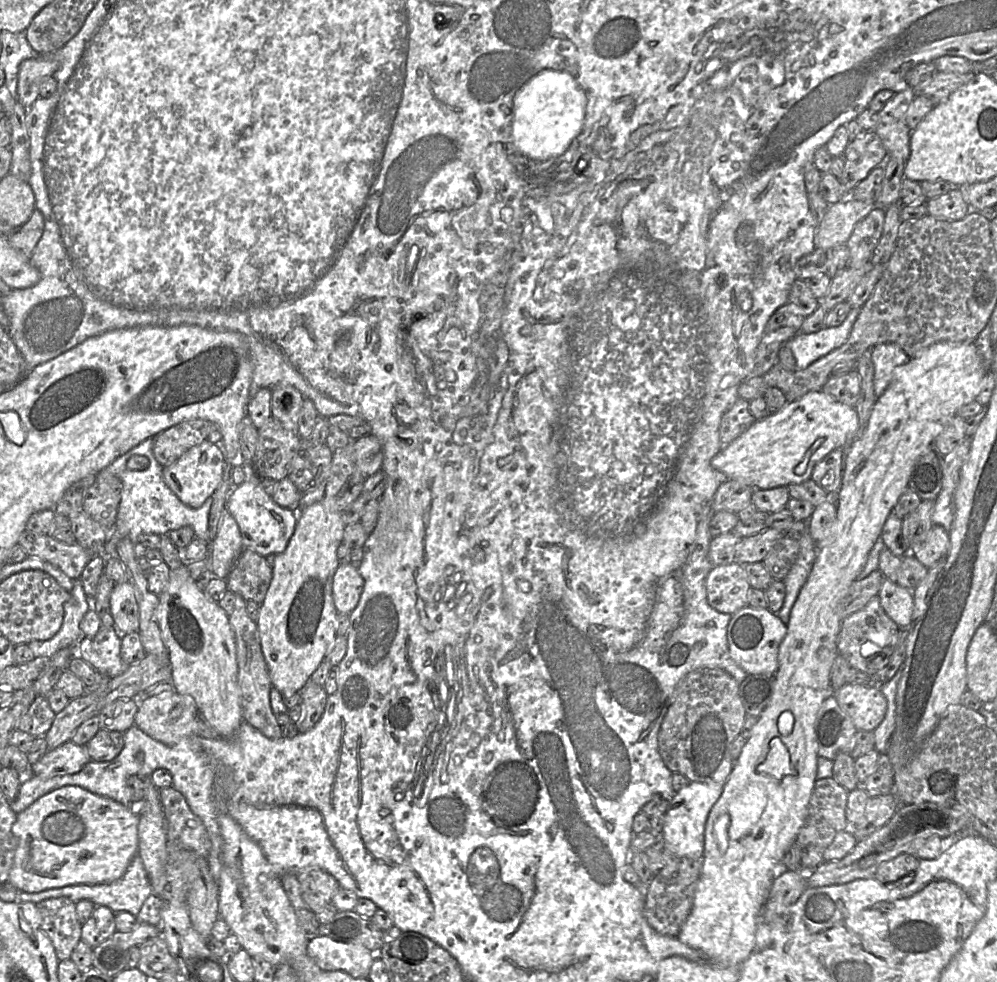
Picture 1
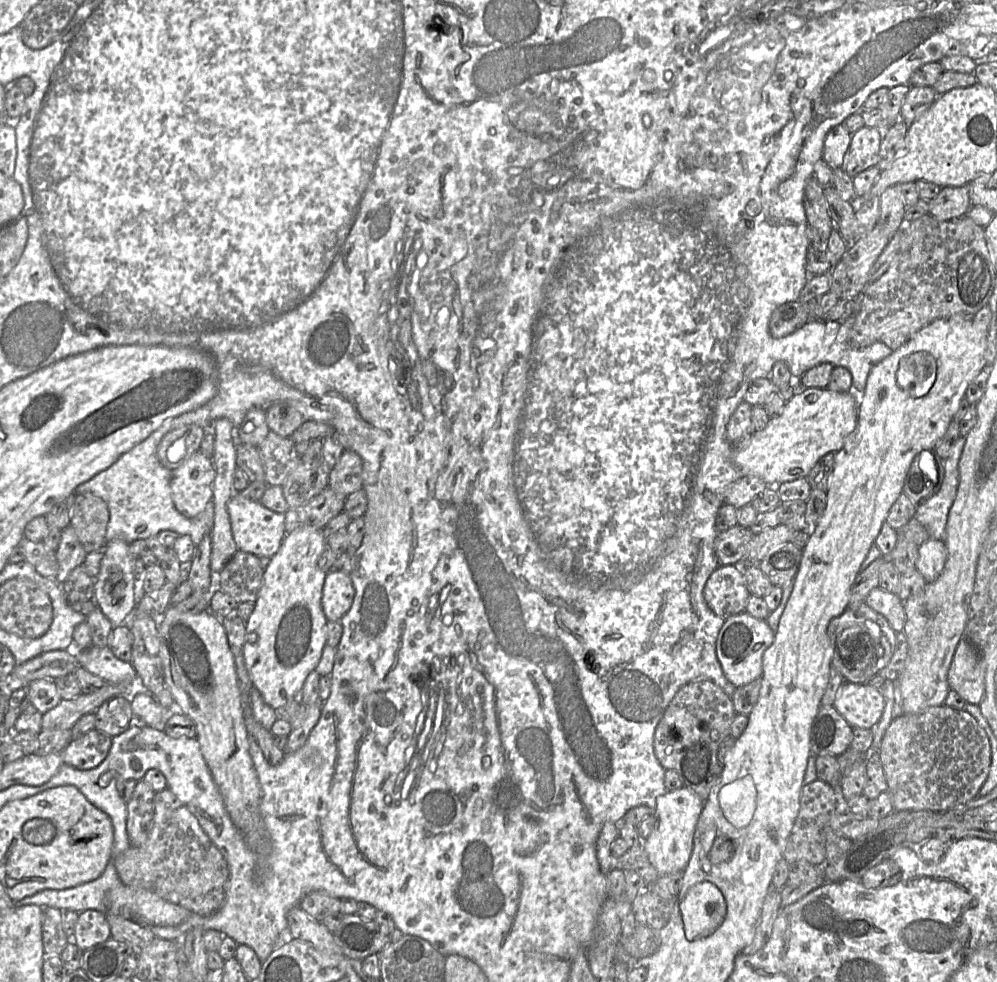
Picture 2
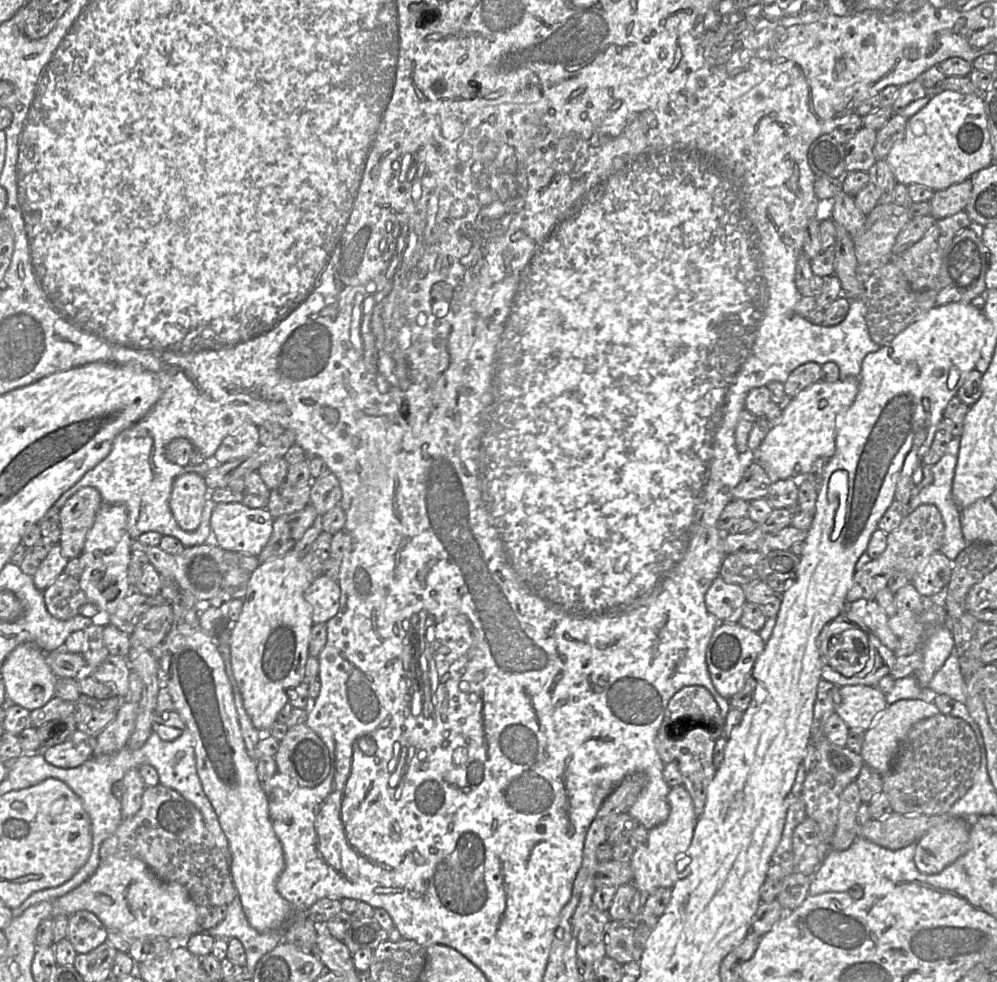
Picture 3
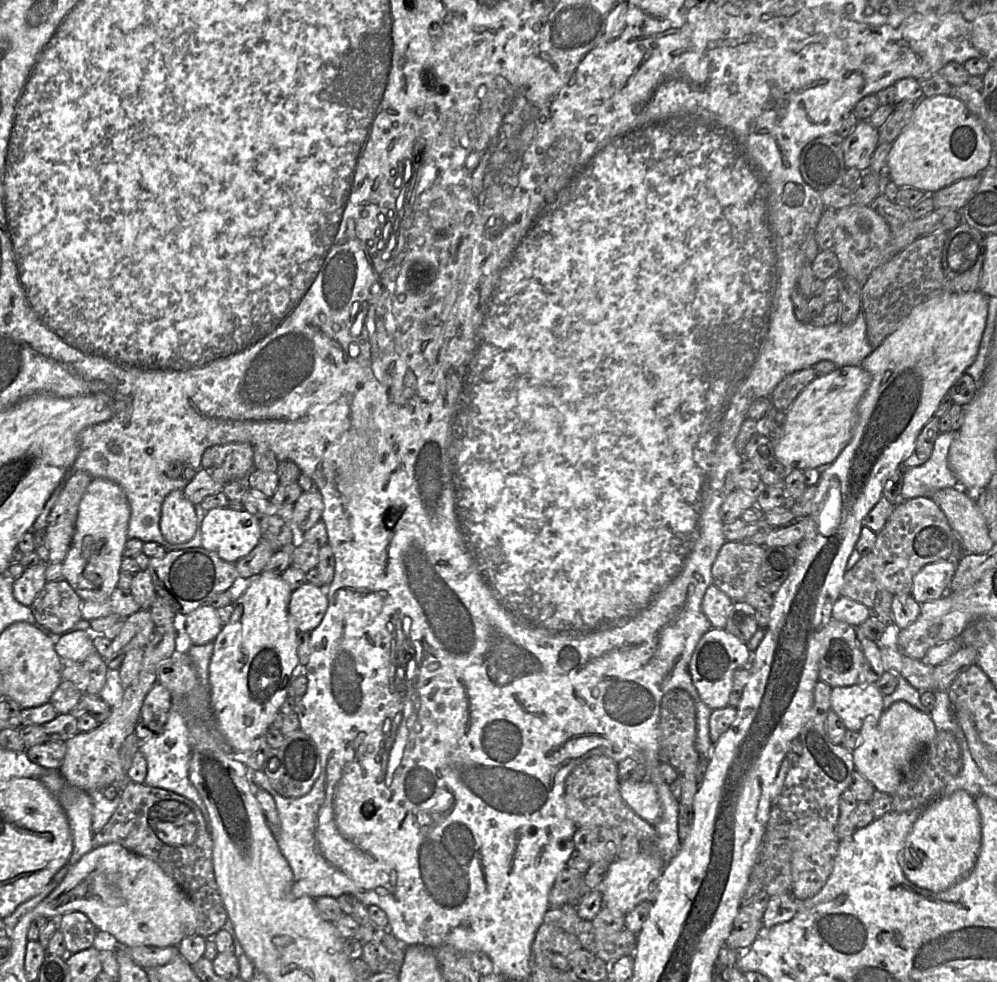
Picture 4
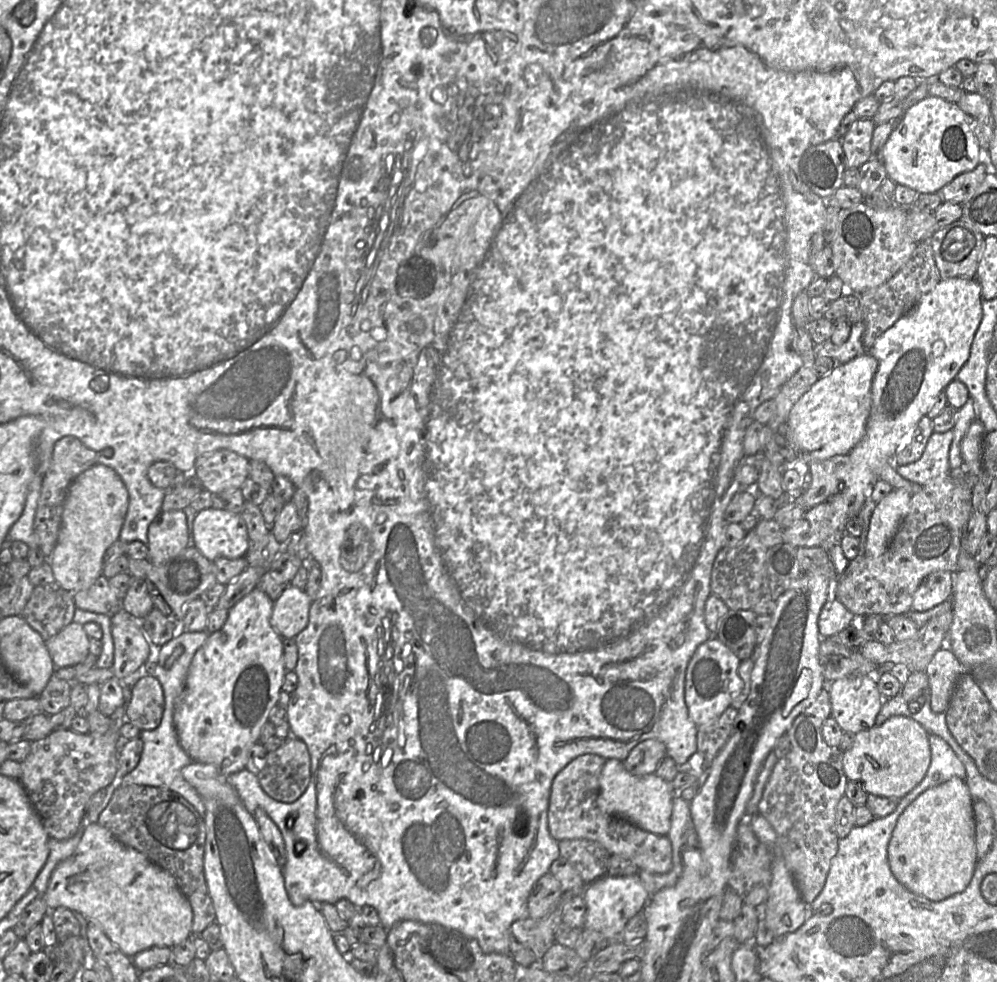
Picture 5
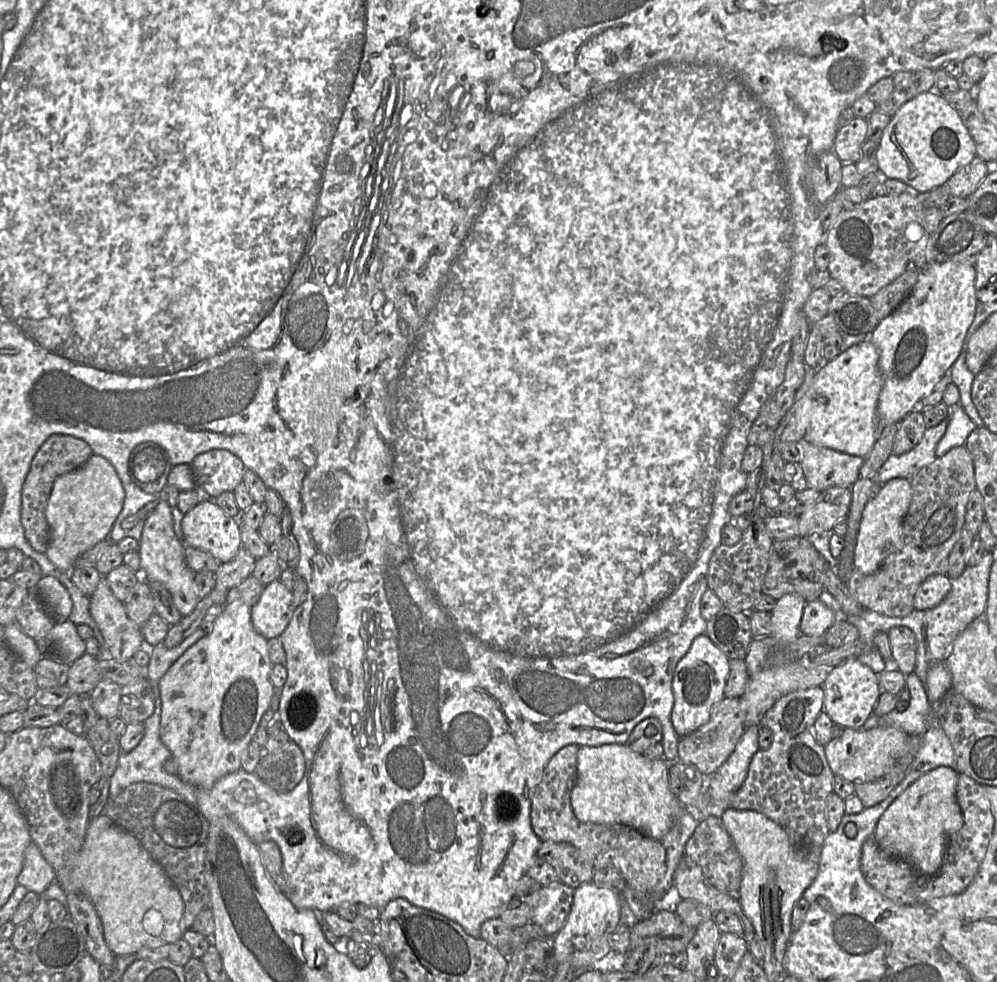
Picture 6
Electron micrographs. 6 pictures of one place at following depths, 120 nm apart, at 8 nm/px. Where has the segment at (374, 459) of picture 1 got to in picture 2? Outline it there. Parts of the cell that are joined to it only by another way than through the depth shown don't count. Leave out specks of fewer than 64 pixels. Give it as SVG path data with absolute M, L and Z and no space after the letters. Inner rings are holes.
M344 450L339 461L330 471L328 487L345 496L362 489L363 464L357 453Z

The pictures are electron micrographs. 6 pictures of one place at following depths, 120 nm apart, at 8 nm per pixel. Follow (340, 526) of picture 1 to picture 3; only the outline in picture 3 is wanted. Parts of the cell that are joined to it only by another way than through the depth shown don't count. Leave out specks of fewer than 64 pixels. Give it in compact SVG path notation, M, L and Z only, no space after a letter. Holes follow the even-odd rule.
M293 548L269 561L261 563L253 572L243 598L239 619L231 626L230 661L232 672L243 699L244 708L254 727L261 733L275 722L278 712L285 706L293 691L305 682L305 666L309 657L309 638L314 622L305 592L314 577L302 562L302 554Z

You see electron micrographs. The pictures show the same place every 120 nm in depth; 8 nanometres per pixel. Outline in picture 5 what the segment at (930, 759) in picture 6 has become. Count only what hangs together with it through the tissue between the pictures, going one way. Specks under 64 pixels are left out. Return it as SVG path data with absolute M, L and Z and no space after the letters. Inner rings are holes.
M929 735L931 761L924 778L905 796L895 798L895 808L898 816L911 804L921 793L929 788L938 786L952 777L962 780L966 778L966 770L950 745L937 735Z

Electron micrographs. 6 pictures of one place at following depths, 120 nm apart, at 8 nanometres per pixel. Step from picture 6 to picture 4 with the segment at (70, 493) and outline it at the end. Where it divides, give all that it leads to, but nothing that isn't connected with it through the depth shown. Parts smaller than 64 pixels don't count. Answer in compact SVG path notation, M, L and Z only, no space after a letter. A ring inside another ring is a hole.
M105 478L91 480L79 504L71 546L62 561L64 579L83 601L104 602L118 587L130 514L129 500L117 483Z

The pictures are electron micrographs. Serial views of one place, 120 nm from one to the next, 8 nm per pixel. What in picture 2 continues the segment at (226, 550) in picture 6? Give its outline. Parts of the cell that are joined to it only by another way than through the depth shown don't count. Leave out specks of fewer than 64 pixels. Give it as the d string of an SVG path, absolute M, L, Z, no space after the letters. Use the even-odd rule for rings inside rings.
M234 493L227 503L234 541L238 550L260 557L272 557L281 547L286 536L285 514L273 512L260 501L253 501Z

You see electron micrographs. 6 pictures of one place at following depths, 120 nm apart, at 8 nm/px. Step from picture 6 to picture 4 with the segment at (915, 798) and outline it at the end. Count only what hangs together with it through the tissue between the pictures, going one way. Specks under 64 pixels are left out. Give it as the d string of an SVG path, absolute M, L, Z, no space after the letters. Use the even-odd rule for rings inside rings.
M964 790L938 797L914 822L897 859L905 877L920 888L943 892L965 880L981 847L981 817L975 798Z

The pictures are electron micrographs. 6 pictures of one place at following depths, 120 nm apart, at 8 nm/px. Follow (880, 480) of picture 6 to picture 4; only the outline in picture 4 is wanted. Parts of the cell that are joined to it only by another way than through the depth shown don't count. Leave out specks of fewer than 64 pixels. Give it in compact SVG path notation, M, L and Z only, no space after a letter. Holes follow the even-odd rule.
M956 432L940 433L928 461L919 466L901 468L901 502L917 497L931 498L939 489L959 487L949 467L949 451L955 438Z

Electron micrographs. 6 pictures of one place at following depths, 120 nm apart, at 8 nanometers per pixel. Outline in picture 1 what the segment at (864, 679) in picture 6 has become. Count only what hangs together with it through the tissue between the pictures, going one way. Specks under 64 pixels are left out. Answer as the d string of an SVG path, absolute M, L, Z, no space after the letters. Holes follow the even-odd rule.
M848 683L832 695L858 731L873 732L884 719L887 701L878 686Z

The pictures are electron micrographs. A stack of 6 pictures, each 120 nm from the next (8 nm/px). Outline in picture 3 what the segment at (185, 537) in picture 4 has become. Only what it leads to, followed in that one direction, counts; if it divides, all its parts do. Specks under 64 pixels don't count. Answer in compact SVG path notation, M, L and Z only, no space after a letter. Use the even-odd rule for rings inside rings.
M185 473L174 480L169 508L182 530L191 532L199 527L209 493L210 490L201 474Z

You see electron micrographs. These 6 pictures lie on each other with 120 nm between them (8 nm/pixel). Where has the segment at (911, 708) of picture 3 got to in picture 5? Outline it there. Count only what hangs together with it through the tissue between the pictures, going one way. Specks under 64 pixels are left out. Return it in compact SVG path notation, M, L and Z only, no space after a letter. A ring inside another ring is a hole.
M892 716L880 726L855 734L852 746L843 752L843 770L848 780L858 782L868 794L902 798L925 776L931 761L928 732L917 721L906 716Z

